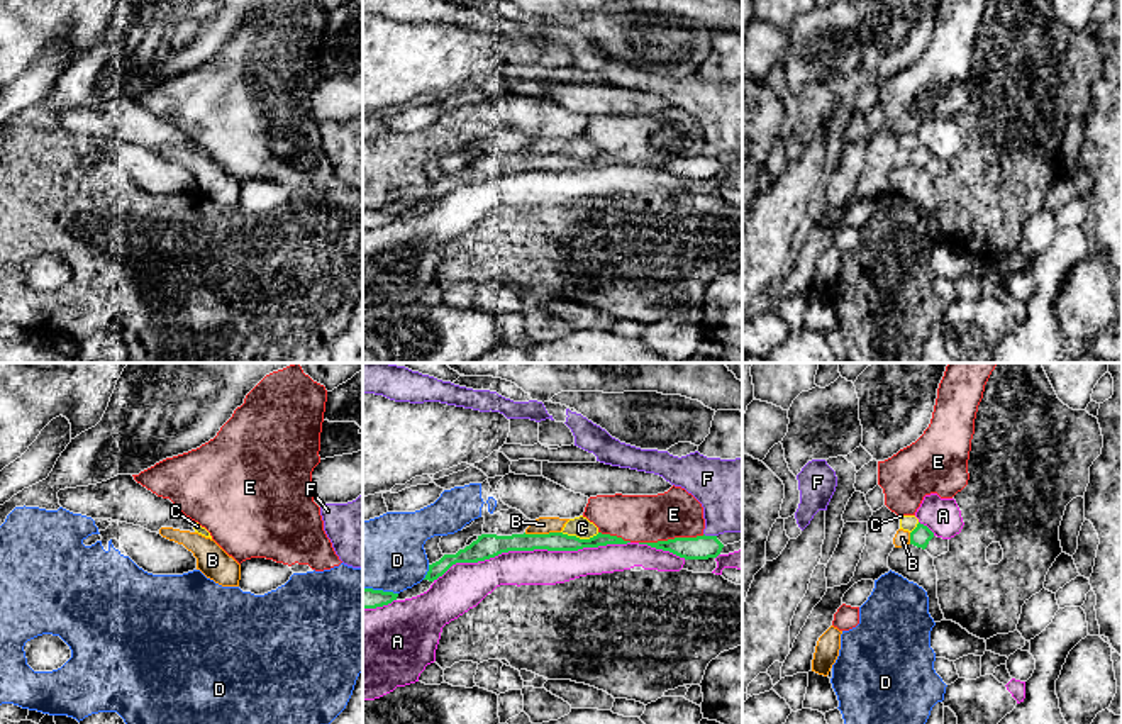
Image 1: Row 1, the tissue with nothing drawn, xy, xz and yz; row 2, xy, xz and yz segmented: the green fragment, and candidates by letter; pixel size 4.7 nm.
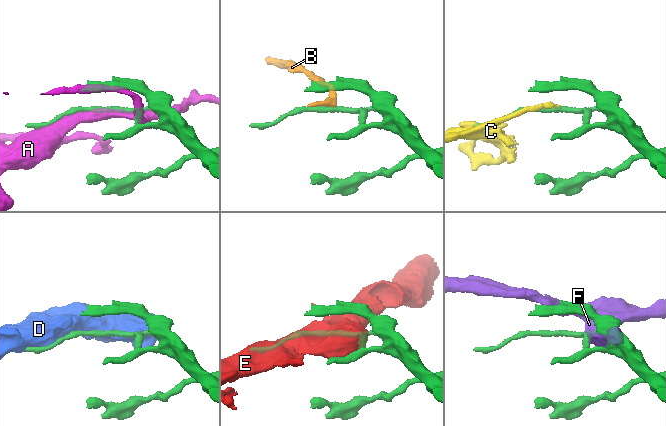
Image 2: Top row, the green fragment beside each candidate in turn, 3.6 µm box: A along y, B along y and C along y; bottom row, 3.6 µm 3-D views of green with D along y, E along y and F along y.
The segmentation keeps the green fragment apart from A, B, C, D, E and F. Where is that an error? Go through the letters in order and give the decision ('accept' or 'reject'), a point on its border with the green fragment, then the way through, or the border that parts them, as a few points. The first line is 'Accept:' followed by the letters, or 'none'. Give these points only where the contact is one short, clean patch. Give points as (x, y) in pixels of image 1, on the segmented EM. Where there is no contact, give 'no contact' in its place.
Accept: none
A: reject | xz (531, 550)
B: reject | xz (541, 534) | along xz (560, 531), (524, 533)
C: reject | xz (578, 538)
D: reject | xz (427, 572)
E: reject | xz (672, 540)
F: reject | xz (710, 536)

